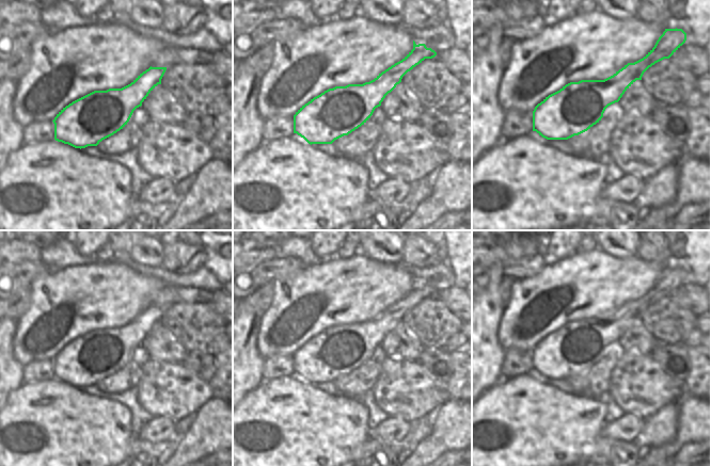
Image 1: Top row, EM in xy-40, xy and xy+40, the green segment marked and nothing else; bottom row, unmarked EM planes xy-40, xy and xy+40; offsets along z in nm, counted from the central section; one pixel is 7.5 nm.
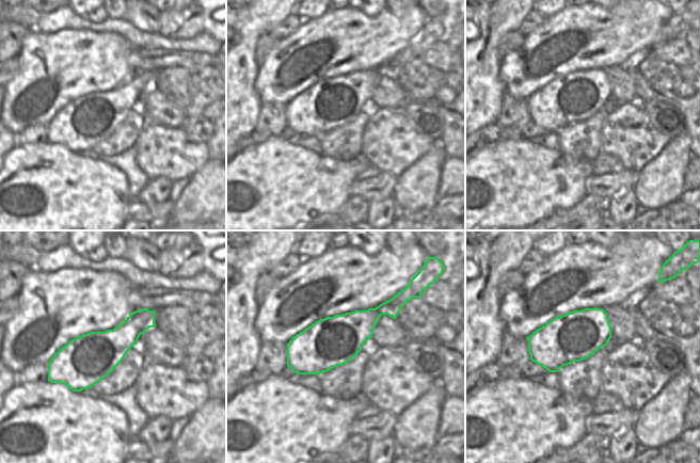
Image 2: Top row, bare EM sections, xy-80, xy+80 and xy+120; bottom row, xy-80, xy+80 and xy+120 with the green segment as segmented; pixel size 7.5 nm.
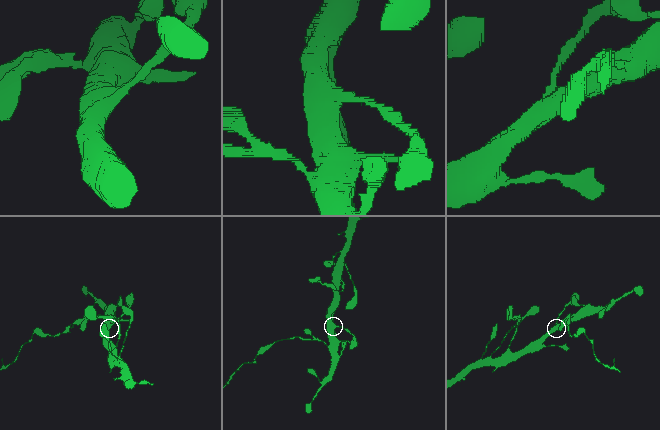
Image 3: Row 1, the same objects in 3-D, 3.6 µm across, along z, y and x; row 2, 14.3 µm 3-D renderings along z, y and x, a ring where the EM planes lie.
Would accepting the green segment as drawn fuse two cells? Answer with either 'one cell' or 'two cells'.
one cell

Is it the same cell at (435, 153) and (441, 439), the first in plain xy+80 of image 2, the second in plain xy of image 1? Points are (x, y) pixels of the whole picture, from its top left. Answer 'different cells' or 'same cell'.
different cells

